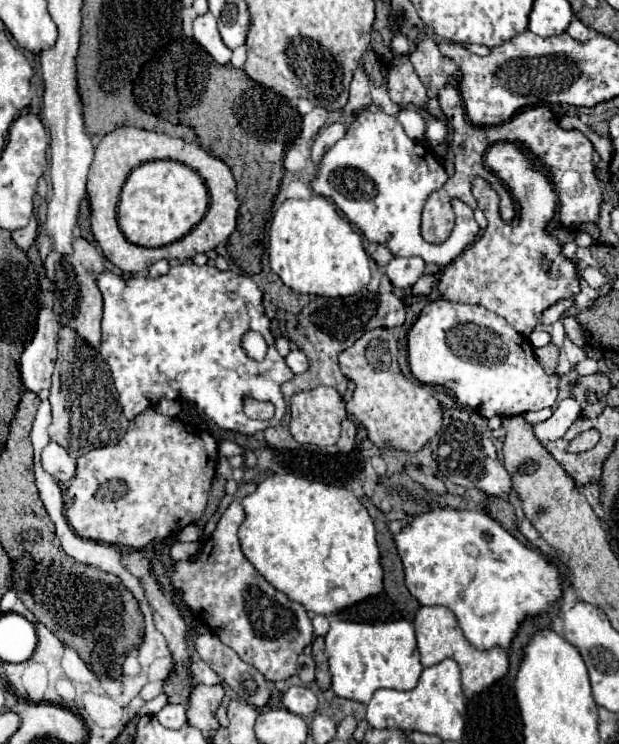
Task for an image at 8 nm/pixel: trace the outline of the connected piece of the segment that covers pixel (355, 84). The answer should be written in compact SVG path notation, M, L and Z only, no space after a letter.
M358 67L356 73L354 73L354 79L352 79L352 85L350 85L350 99L348 99L346 107L342 109L342 113L344 113L344 115L352 115L354 111L368 109L370 105L372 105L370 81L368 81L364 69Z

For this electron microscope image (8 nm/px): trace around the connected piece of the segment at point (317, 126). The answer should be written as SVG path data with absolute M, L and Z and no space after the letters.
M316 107L312 113L308 113L304 117L304 123L302 123L302 137L306 141L312 141L316 137L316 133L326 125L328 121L328 111L322 109L322 107Z

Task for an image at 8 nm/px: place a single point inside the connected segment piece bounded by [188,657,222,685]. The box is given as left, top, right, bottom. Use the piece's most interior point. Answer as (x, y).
(198, 669)

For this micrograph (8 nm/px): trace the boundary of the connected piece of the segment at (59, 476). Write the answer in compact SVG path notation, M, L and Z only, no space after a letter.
M54 441L48 443L48 447L42 451L42 465L60 483L66 483L76 475L76 461Z

